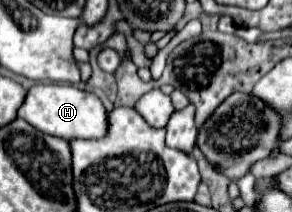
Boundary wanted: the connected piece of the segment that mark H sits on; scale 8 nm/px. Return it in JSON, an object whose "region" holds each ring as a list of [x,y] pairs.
{"region":[[[34,85],[20,111],[18,117],[28,121],[38,131],[44,131],[54,137],[70,139],[102,139],[104,131],[108,131],[108,111],[104,109],[102,101],[88,91],[80,91],[74,85]]]}

